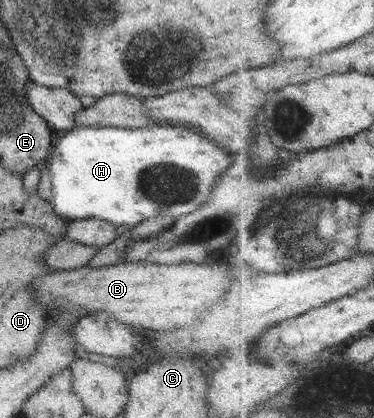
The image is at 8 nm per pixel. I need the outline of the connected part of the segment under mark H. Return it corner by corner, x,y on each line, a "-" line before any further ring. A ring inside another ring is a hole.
165,124
165,126
151,126
151,128
125,128
125,127
101,127
101,128
85,128
77,127
69,129
63,136
57,139
55,146
52,146
50,151
51,159
49,159
49,172
51,177
51,196
48,202
53,208
55,214
61,218
68,218
69,220
86,219
86,218
100,218
114,224
119,230
128,227
133,228
134,224
153,218
154,216
183,216
189,212
197,210
203,204
209,195
212,193
215,180
219,180
219,174
224,174
235,160
231,160
233,156
229,156
225,150
218,144
213,144
209,140
205,140
205,136
199,136
195,132
191,132
189,128
185,130
185,126
173,126
173,124

